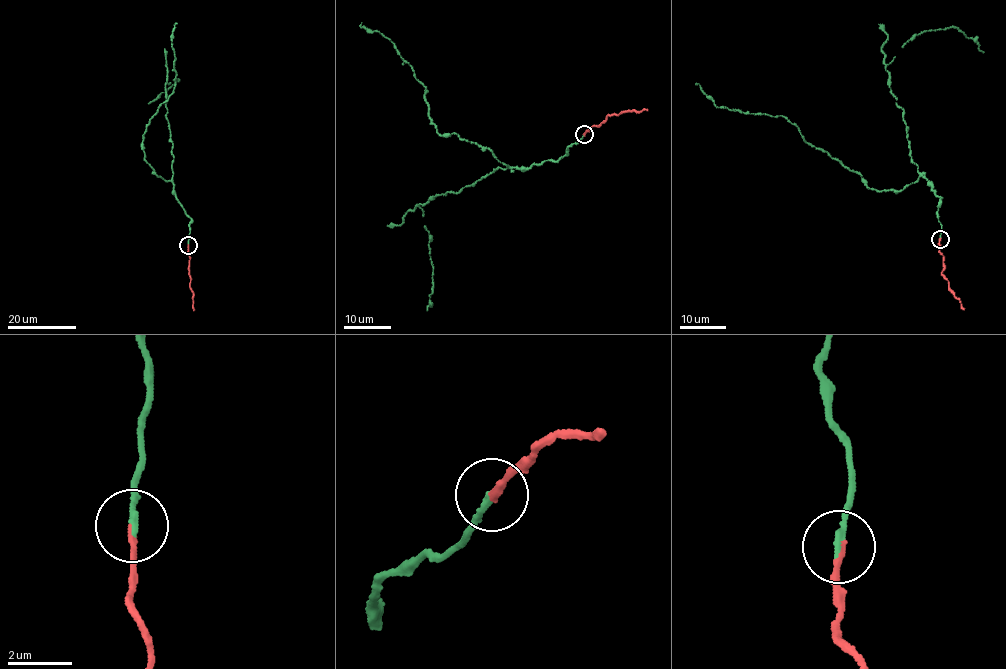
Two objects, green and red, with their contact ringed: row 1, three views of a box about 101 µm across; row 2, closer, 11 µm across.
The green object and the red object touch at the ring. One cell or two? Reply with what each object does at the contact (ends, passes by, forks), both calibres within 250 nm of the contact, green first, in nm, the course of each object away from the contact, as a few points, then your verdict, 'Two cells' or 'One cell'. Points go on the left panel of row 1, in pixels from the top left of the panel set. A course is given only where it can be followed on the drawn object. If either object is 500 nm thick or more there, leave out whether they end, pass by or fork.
At the ring green ends. At the ring red ends. Thickness 220 nm (green) against 200 nm. Course of green: (188, 245), (191, 218), (171, 181), (146, 163), (142, 141), (149, 121), (175, 85), (171, 40), (177, 23). Course of red: (188, 245), (193, 311). One cell

